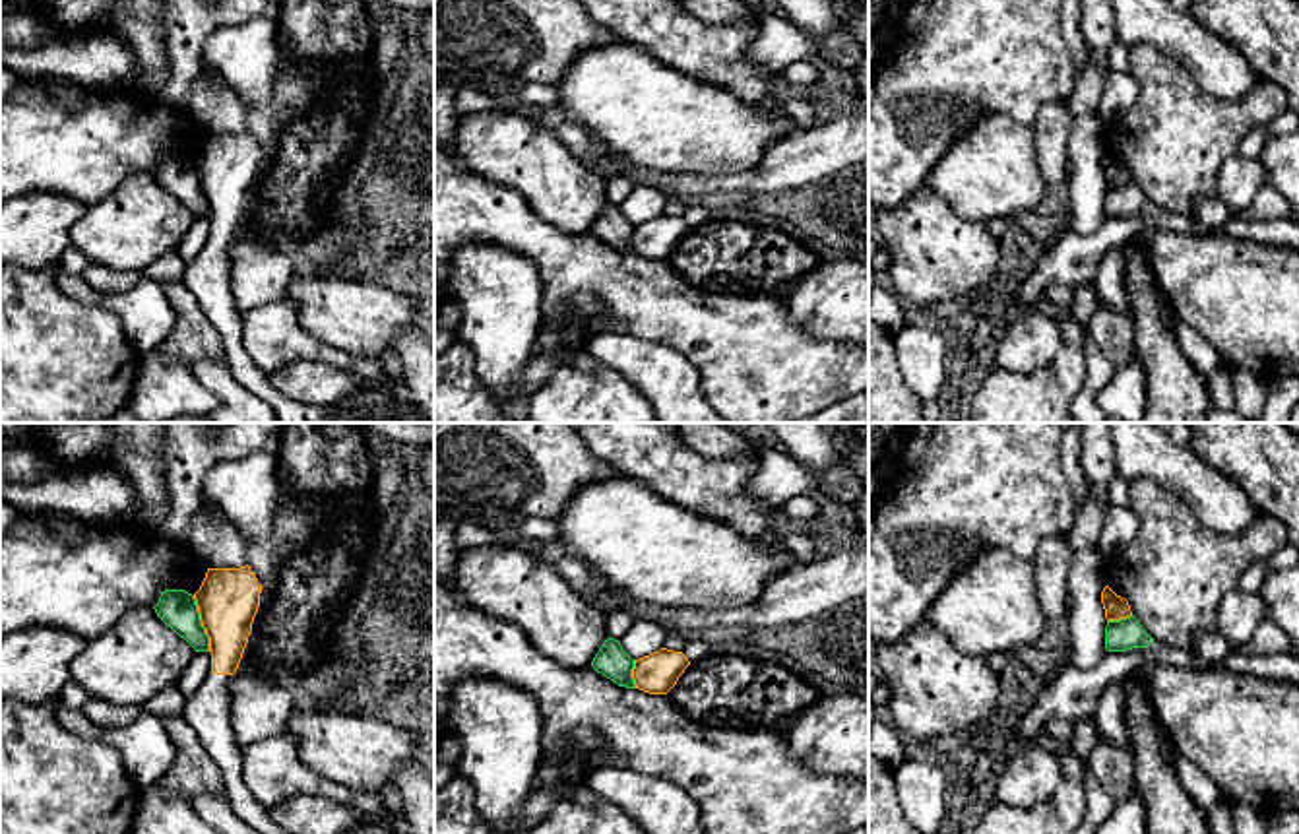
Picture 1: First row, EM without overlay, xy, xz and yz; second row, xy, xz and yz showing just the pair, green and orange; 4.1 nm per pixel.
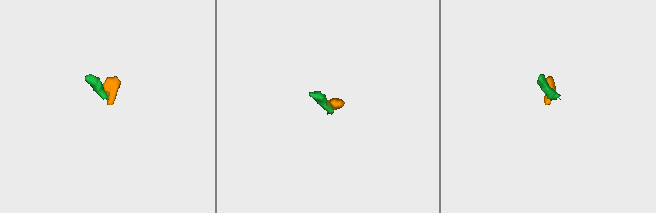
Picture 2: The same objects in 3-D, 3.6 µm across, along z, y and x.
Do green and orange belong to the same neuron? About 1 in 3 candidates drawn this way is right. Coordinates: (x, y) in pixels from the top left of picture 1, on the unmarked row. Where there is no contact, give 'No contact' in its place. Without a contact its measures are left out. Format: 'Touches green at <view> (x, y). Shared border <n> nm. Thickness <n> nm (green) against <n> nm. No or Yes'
Touches green at xy (200, 189). Shared border 240 nm. Thickness 160 nm (green) against 260 nm. No

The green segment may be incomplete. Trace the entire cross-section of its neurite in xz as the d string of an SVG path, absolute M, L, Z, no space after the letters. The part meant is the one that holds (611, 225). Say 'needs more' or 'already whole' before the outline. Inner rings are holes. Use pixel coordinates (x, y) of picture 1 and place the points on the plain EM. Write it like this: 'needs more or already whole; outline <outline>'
already whole; outline M611 202L595 219L591 233L618 252L636 254L632 244L634 225L622 215L620 208Z

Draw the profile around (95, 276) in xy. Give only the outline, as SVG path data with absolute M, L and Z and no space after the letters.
M89 264L81 279L103 293L124 293L136 287L143 275L142 272L112 272L101 264Z

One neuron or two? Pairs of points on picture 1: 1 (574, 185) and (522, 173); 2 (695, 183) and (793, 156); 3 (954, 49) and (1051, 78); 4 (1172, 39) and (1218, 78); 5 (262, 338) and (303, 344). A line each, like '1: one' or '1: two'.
1: one
2: one
3: one
4: one
5: one

